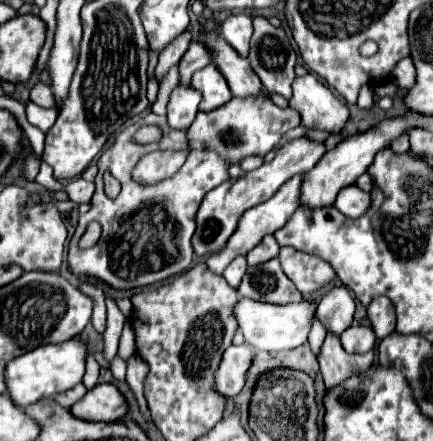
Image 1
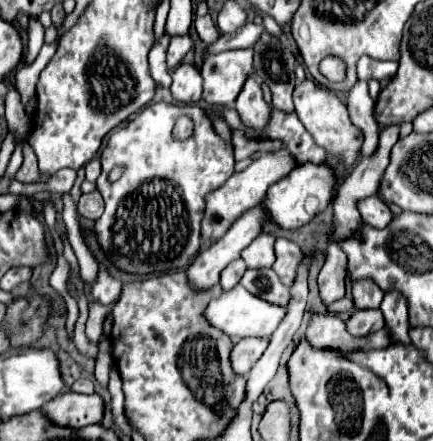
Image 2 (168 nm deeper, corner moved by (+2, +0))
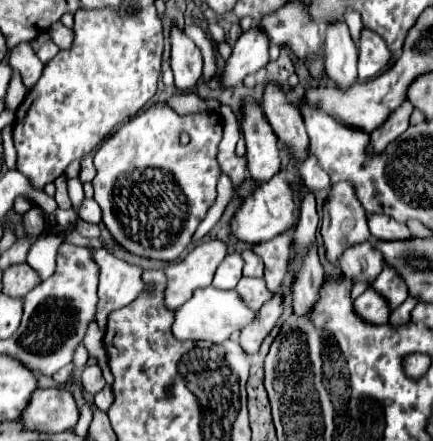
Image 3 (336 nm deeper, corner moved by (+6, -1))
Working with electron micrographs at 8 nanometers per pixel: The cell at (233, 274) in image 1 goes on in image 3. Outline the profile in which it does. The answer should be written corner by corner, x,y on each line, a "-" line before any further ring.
231,253
223,259
223,263
219,265
215,279
213,279
213,287
217,289
235,289
235,285
241,279
241,269
243,269
243,259
239,253

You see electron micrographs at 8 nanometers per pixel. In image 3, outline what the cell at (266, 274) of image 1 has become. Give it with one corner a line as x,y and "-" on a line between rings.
243,277
237,287
237,293
241,293
241,299
245,301
245,305
249,305
249,309
257,311
261,309
261,305
271,297
271,291
265,287
263,279
255,279
255,277

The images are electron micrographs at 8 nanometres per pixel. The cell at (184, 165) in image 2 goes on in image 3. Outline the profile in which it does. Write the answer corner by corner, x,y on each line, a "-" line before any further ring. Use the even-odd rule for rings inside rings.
153,103
141,111
141,115
135,115
111,137
107,137
95,153
97,175
91,185
95,191
93,199
99,203
103,211
103,223
111,231
113,239
133,255
159,261
175,261
191,243
191,237
197,225
203,221
207,209
215,203
217,179
221,175
217,163
217,145
221,137
223,121
217,111
179,115
163,103
-
183,131
191,137
187,145
179,143
179,135

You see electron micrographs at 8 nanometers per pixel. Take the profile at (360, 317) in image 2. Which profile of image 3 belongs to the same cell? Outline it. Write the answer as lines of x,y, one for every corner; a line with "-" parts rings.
369,287
363,295
355,299
355,311
359,313
361,319
369,323
385,323
389,321
389,315
391,315
389,303
373,287

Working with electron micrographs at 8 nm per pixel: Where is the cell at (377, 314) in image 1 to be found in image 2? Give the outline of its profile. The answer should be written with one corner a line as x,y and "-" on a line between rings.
359,280
353,282
353,300
355,308
379,308
385,292
373,280

